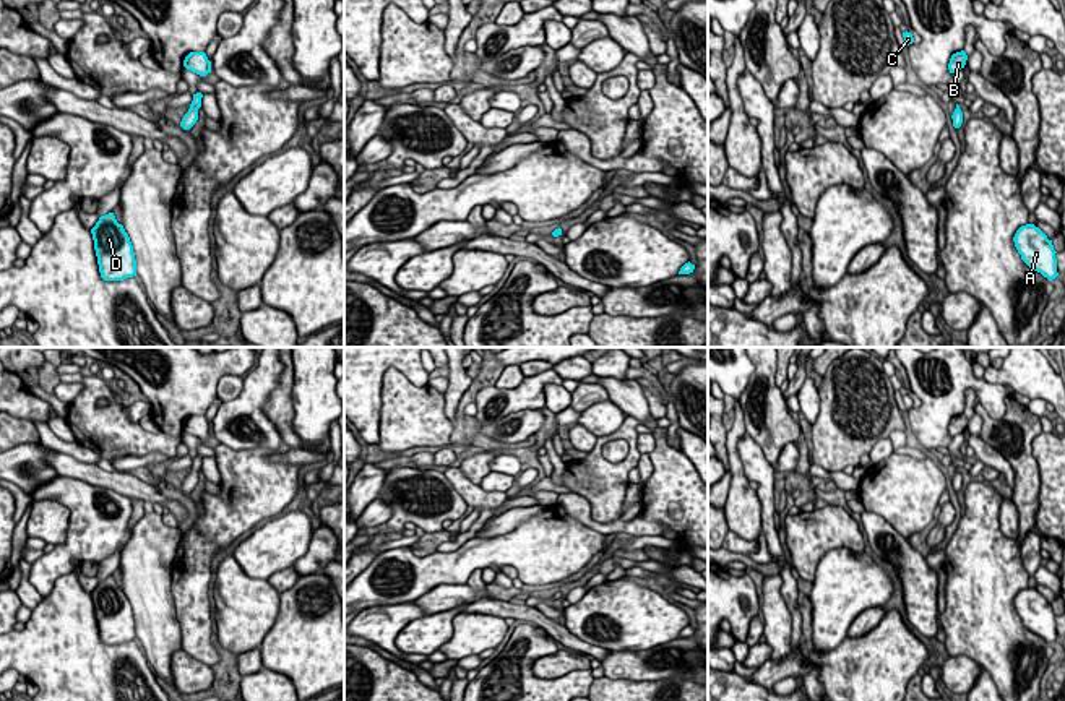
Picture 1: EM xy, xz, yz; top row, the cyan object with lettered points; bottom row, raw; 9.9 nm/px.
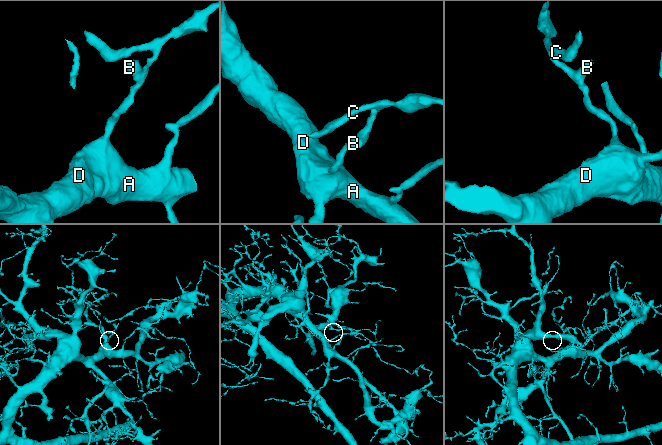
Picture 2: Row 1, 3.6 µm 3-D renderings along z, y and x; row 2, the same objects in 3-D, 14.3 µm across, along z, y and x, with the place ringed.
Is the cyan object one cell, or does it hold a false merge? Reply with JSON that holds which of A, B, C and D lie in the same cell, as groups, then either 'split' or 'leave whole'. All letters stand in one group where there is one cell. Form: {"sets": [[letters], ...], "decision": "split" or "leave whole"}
{"sets": [["A", "D"], ["B", "C"]], "decision": "split"}

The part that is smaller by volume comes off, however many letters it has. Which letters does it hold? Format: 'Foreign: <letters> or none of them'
Foreign: B, C

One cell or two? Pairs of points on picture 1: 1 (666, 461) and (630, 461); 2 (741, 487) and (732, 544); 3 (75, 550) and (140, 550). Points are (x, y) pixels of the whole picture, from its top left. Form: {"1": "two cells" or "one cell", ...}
{"1": "two cells", "2": "two cells", "3": "two cells"}

